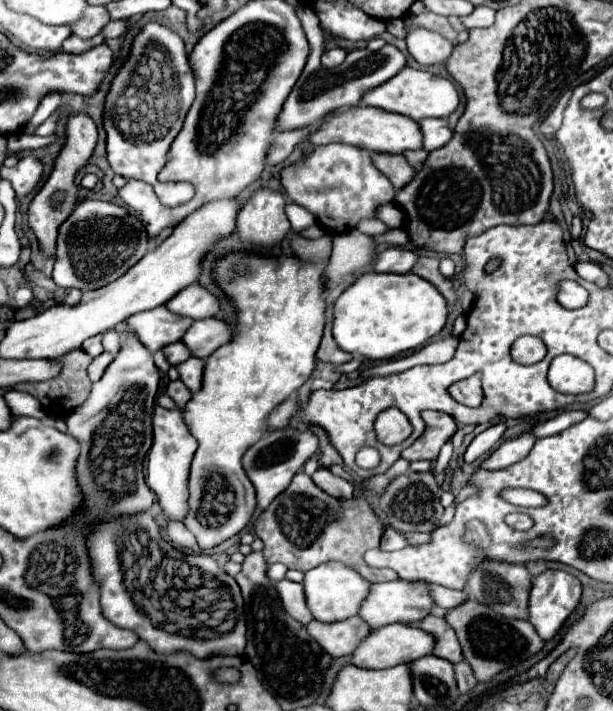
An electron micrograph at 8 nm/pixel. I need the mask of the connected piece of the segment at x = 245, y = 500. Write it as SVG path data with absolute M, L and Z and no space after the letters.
M232 253L216 263L214 279L228 293L238 311L238 335L206 359L202 387L192 393L184 407L184 421L200 443L188 477L190 497L184 525L196 535L202 549L220 545L222 541L240 533L252 519L257 500L255 488L242 467L242 455L268 431L266 417L270 411L288 399L298 387L302 387L314 371L314 355L326 323L322 285L318 285L322 267L326 265L302 263L298 257L268 259L250 253Z

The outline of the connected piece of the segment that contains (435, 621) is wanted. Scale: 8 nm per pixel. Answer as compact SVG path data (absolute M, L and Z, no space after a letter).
M430 615L430 617L426 617L426 621L418 623L416 627L426 629L426 631L434 633L434 637L438 637L438 645L434 647L434 655L436 655L436 657L448 659L450 663L464 661L456 633L454 633L454 629L452 629L442 617L434 617L434 615Z

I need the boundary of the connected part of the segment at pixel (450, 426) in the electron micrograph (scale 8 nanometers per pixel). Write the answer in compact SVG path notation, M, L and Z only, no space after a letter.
M422 411L422 419L426 423L426 429L422 437L418 437L412 447L402 451L402 457L408 461L418 459L436 459L440 453L440 447L454 435L456 423L448 413L440 411Z

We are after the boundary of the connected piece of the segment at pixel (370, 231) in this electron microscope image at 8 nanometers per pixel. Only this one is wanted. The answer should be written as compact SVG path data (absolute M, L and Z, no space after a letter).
M370 219L370 221L360 221L356 229L366 235L384 235L388 231L388 225L384 225L380 219Z

